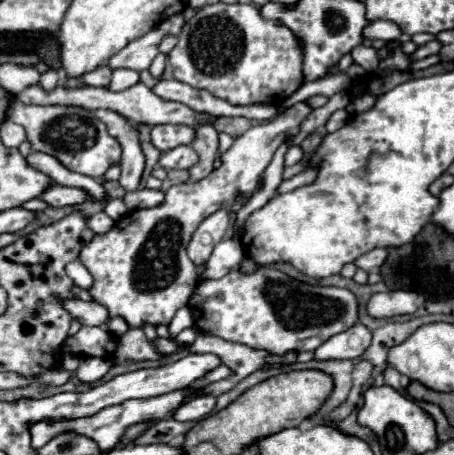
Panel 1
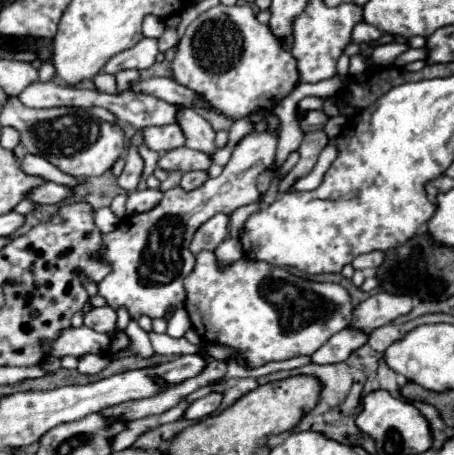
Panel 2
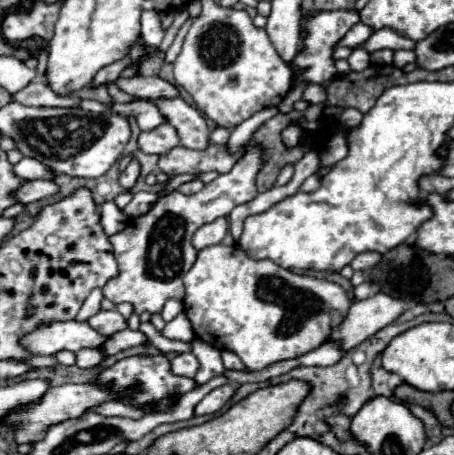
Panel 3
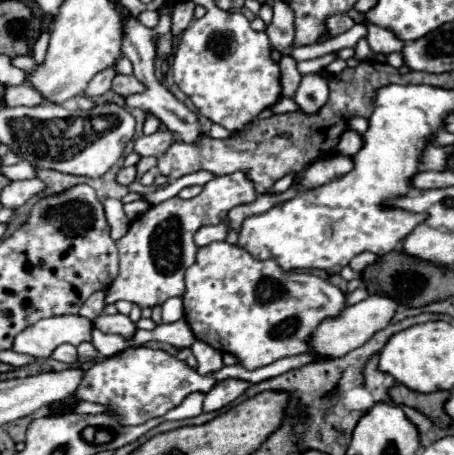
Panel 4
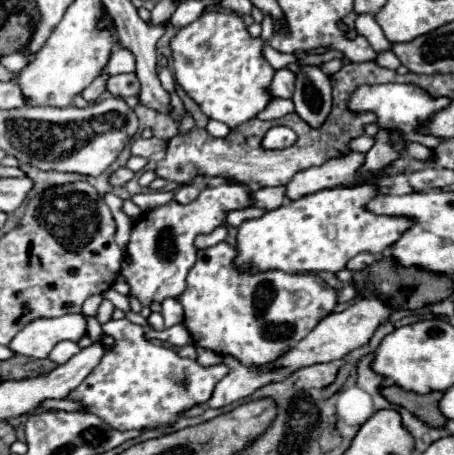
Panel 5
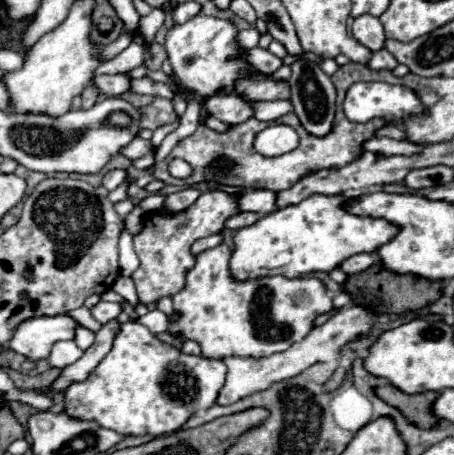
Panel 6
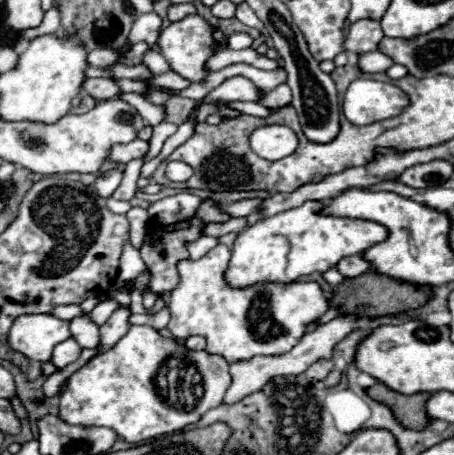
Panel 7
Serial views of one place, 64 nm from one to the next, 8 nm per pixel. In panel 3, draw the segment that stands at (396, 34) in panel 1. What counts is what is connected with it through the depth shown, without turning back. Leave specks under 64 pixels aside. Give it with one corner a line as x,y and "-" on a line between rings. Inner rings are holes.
358,22
352,26
352,32
348,32
348,36
344,36
344,40
340,40
340,46
350,46
350,48
356,48
360,44
364,44
370,36
374,34
374,28

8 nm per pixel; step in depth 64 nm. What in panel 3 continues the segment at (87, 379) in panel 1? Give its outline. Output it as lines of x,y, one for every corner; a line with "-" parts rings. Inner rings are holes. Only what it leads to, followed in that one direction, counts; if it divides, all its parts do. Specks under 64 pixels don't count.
80,350
76,354
76,364
80,368
94,368
104,360
104,354
100,350

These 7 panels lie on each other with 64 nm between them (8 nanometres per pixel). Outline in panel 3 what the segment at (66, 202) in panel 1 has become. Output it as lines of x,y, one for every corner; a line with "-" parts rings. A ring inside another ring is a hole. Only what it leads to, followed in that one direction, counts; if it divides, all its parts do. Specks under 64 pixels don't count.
30,180
16,192
16,198
22,204
30,204
30,202
36,202
36,200
50,198
58,192
60,192
60,188
52,180

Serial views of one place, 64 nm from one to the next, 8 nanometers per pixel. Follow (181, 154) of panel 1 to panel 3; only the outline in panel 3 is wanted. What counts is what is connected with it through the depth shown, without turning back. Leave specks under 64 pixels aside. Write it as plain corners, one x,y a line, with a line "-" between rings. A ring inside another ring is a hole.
210,144
206,150
190,150
184,146
176,146
168,154
160,156
158,168
162,172
166,172
168,176
202,174
202,172
210,172
210,170
224,174
232,168
232,164
238,160
240,154
242,154
242,150
230,156
224,152
224,148
218,148
216,144

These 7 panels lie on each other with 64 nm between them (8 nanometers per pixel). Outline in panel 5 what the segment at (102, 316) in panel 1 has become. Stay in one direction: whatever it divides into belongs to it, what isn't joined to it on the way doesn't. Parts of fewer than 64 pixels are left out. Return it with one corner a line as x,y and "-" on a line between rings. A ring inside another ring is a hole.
112,318
102,324
102,330
116,340
116,350
106,352
100,364
68,398
84,402
88,406
86,412
100,416
112,428
132,430
174,424
178,412
206,402
216,382
230,372
226,364
204,368
196,360
180,358
170,348
146,340
144,328
132,324
128,318

